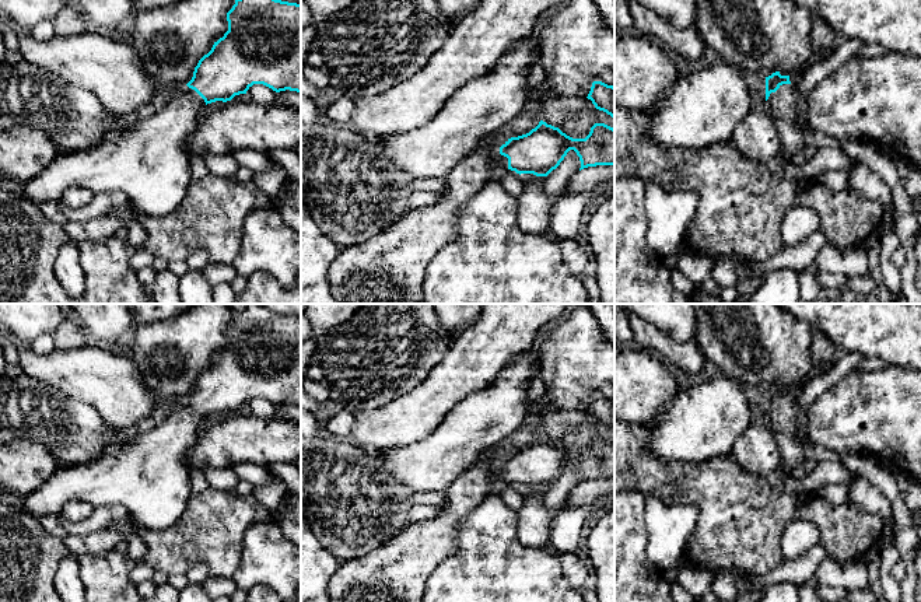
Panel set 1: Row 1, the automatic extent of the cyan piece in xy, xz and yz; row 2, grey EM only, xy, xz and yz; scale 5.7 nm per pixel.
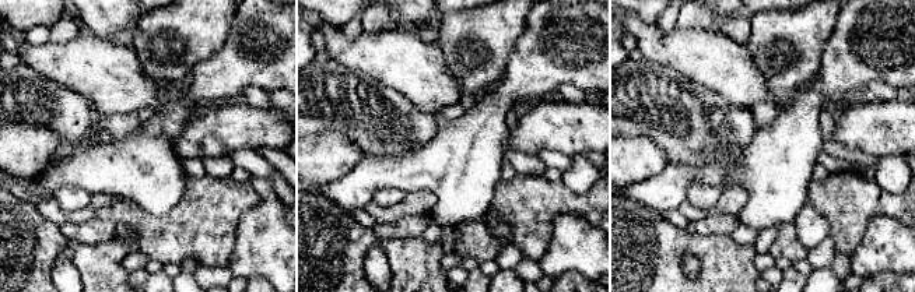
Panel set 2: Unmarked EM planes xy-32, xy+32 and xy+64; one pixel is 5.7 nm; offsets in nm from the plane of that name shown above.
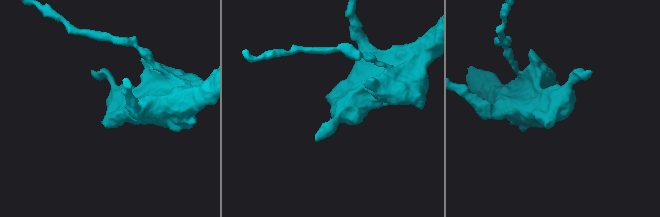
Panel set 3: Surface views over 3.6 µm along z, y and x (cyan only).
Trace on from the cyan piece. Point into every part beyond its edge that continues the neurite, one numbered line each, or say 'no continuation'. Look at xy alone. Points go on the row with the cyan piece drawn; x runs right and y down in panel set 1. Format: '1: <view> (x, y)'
1: xy (149, 163)

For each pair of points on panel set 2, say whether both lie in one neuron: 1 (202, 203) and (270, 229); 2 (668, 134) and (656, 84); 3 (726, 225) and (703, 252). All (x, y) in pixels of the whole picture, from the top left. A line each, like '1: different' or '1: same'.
1: different
2: same
3: different

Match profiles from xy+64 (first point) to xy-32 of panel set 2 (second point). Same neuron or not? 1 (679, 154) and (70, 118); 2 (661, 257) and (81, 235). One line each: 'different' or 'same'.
1: same
2: different

